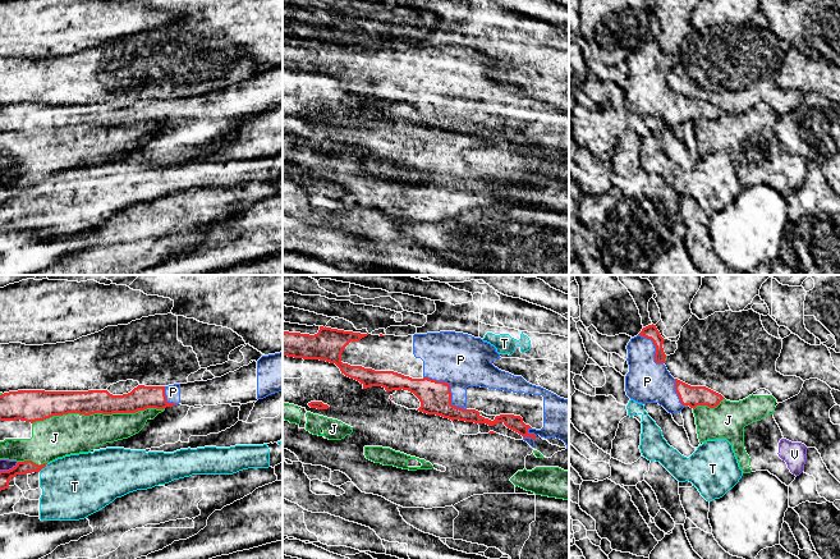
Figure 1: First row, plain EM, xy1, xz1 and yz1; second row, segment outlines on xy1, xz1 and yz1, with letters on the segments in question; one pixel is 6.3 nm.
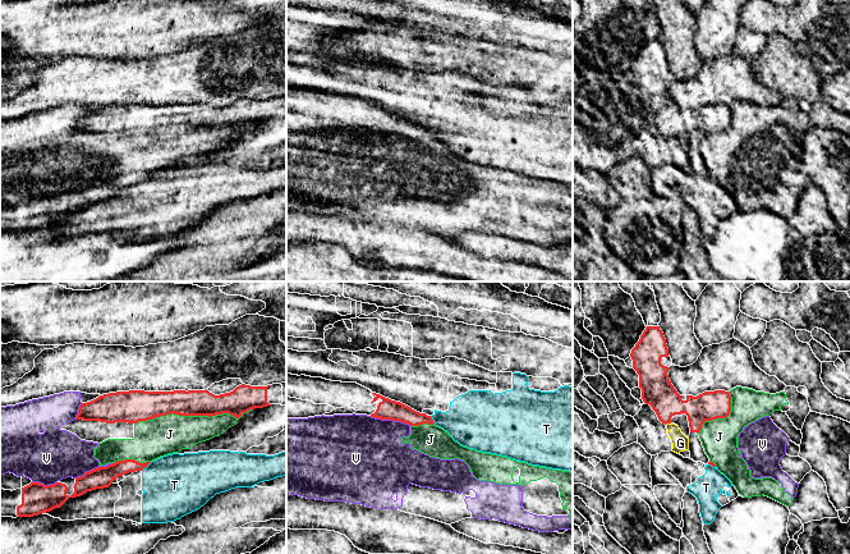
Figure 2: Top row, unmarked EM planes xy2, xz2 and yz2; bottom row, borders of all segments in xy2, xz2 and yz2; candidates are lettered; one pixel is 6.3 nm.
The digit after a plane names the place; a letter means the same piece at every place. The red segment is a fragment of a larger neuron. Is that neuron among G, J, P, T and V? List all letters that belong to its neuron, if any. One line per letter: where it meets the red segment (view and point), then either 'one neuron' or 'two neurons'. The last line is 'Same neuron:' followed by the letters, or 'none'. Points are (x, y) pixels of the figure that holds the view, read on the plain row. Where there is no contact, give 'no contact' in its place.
G: meets red in yz2 at (667, 136); two neurons
J: meets red in xy1 at (97, 125); two neurons
P: meets red in xz1 at (449, 102); one neuron
T: meets red in xy1 at (42, 181); two neurons
V: meets red in xz2 at (390, 132); two neurons
Same neuron: P

